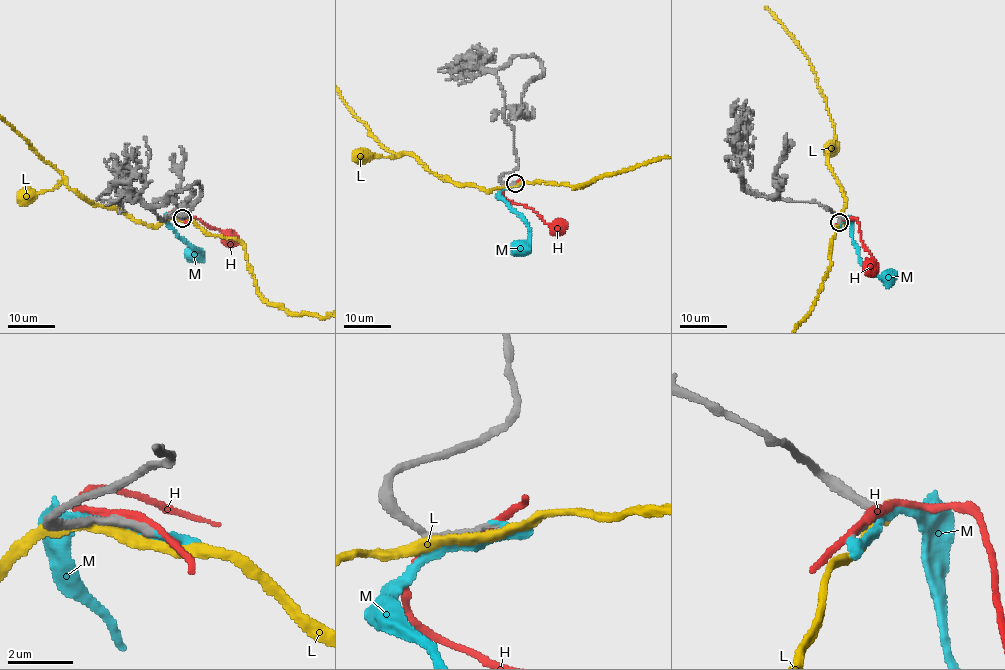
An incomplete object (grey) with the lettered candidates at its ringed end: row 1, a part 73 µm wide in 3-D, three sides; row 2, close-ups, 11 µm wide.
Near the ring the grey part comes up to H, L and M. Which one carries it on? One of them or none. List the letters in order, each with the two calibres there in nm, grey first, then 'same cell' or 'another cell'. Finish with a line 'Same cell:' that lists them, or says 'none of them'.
H: 320 nm thick on the grey side, 280 nm on the other; another cell
L: 240 nm thick on the grey side, 280 nm on the other; another cell
M: 320 nm thick on the grey side, 280 nm on the other; same cell
Same cell: M

